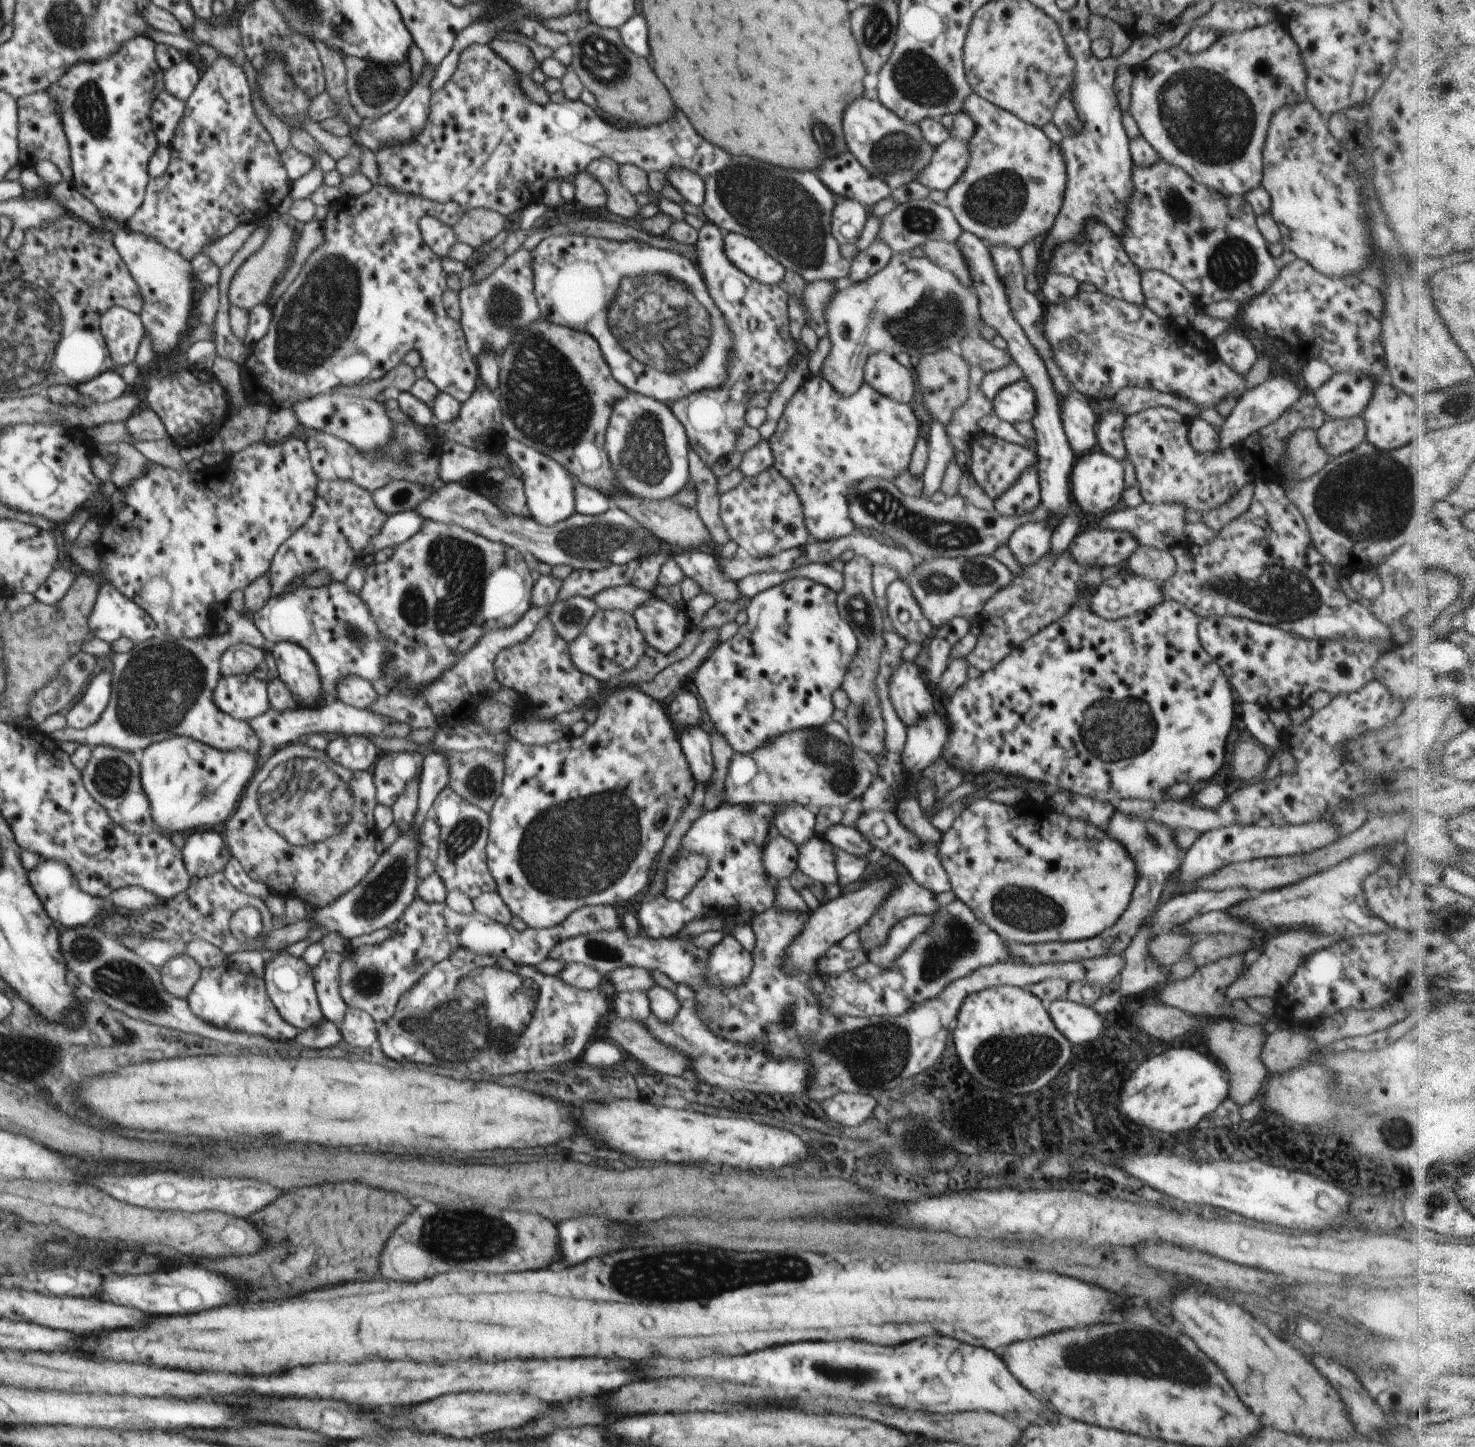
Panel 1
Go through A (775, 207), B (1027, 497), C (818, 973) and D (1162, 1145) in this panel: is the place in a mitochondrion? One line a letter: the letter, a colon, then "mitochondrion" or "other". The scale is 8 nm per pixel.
A: mitochondrion
B: other
C: other
D: other

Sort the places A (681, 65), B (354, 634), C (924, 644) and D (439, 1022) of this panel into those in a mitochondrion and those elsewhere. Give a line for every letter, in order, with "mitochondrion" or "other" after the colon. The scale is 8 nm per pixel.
A: other
B: mitochondrion
C: other
D: mitochondrion

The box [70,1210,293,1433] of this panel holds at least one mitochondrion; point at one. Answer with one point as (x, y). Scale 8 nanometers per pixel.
(241, 1267)

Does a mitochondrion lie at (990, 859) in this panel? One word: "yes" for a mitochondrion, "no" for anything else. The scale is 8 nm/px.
no

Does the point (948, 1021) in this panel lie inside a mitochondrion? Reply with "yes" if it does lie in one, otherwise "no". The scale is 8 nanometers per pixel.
no

